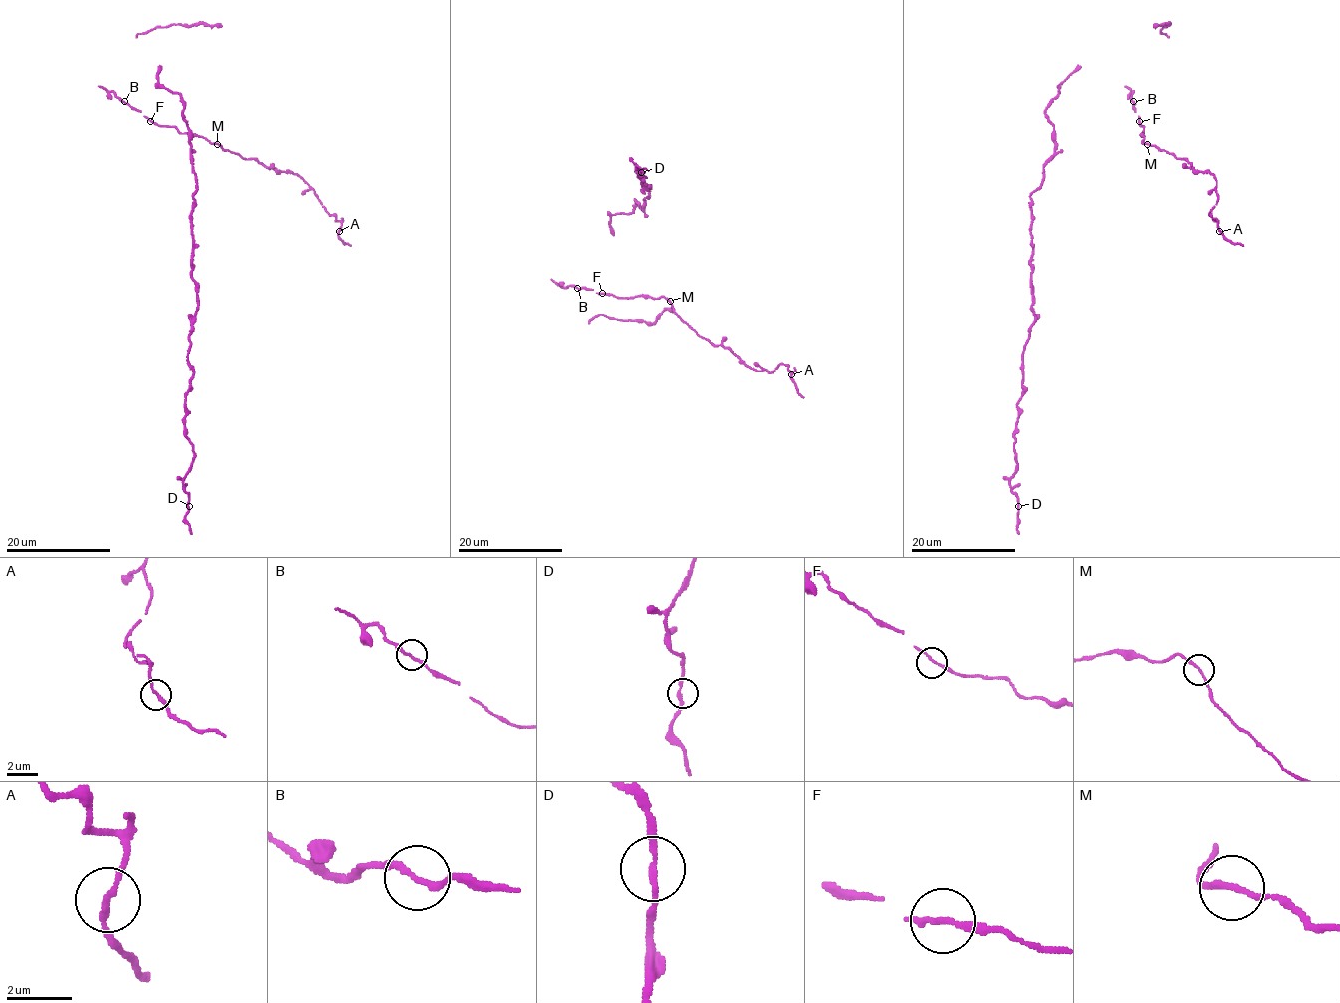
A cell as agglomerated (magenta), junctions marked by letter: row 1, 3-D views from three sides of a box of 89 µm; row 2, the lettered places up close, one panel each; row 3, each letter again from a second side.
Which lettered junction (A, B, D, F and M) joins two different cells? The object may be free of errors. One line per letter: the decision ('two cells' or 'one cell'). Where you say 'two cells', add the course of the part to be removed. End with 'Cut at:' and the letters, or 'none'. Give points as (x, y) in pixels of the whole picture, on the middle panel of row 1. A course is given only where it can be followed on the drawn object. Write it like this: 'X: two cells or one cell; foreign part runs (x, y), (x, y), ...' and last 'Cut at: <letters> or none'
A: one cell
B: one cell
D: one cell
F: one cell
M: one cell
Cut at: none

